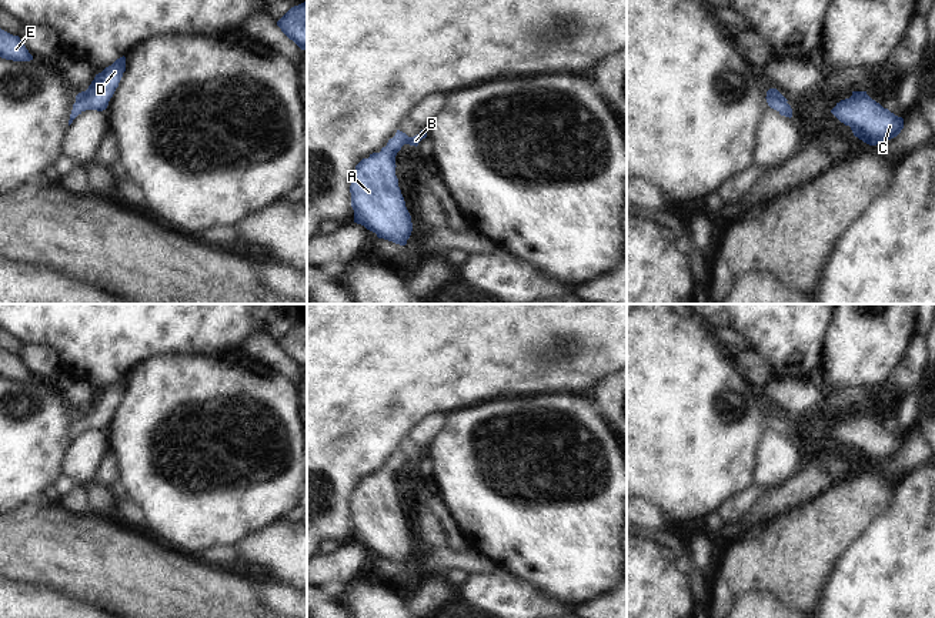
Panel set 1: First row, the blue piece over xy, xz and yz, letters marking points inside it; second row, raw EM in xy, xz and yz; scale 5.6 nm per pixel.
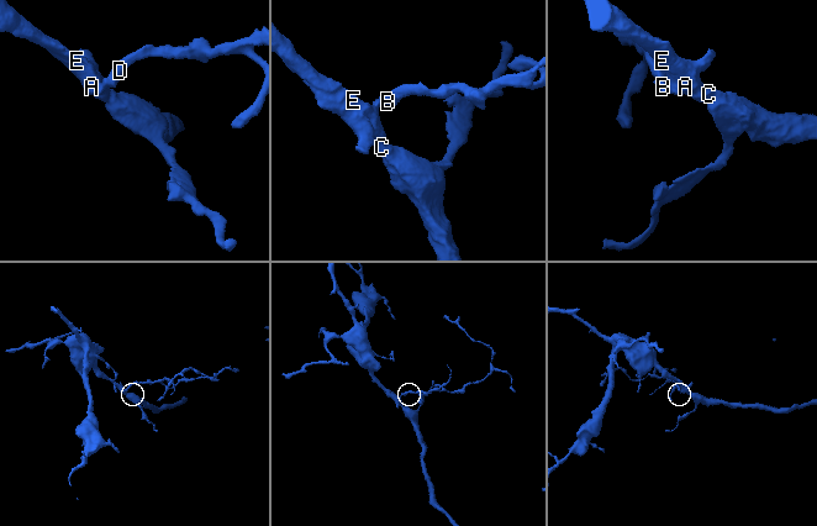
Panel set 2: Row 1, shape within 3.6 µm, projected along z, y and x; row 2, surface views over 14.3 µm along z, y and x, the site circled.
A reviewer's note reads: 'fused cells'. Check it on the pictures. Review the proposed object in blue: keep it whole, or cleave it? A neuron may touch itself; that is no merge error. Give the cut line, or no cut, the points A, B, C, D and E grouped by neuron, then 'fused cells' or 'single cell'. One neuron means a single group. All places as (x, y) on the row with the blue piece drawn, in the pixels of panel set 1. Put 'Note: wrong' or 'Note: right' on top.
Note: wrong
no cut | A B C D E | single cell

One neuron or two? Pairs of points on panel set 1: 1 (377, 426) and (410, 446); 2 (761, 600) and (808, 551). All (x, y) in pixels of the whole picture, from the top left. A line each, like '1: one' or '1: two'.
1: two
2: two

